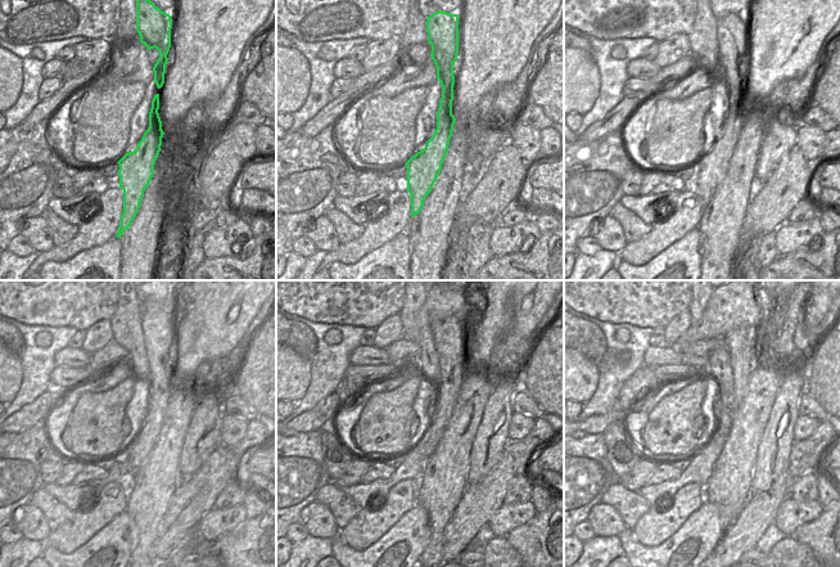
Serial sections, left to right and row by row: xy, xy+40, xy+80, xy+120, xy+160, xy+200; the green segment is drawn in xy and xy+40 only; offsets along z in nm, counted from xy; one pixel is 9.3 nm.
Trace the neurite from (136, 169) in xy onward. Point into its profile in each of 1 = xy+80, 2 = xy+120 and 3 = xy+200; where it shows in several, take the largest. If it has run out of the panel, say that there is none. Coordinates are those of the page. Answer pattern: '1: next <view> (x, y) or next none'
1: next xy+80 (710, 169)
2: next xy+120 (158, 328)
3: next xy+200 (741, 368)

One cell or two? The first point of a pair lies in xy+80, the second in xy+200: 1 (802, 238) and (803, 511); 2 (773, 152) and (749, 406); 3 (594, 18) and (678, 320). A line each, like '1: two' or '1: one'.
1: one
2: two
3: two

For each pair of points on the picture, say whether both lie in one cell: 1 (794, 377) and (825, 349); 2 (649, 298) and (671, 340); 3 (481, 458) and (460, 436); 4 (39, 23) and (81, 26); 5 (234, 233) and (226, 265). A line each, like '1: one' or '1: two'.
1: two
2: two
3: two
4: one
5: two

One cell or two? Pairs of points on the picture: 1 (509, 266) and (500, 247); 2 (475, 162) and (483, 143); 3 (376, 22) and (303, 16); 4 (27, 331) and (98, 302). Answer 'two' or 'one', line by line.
1: two
2: one
3: one
4: two

